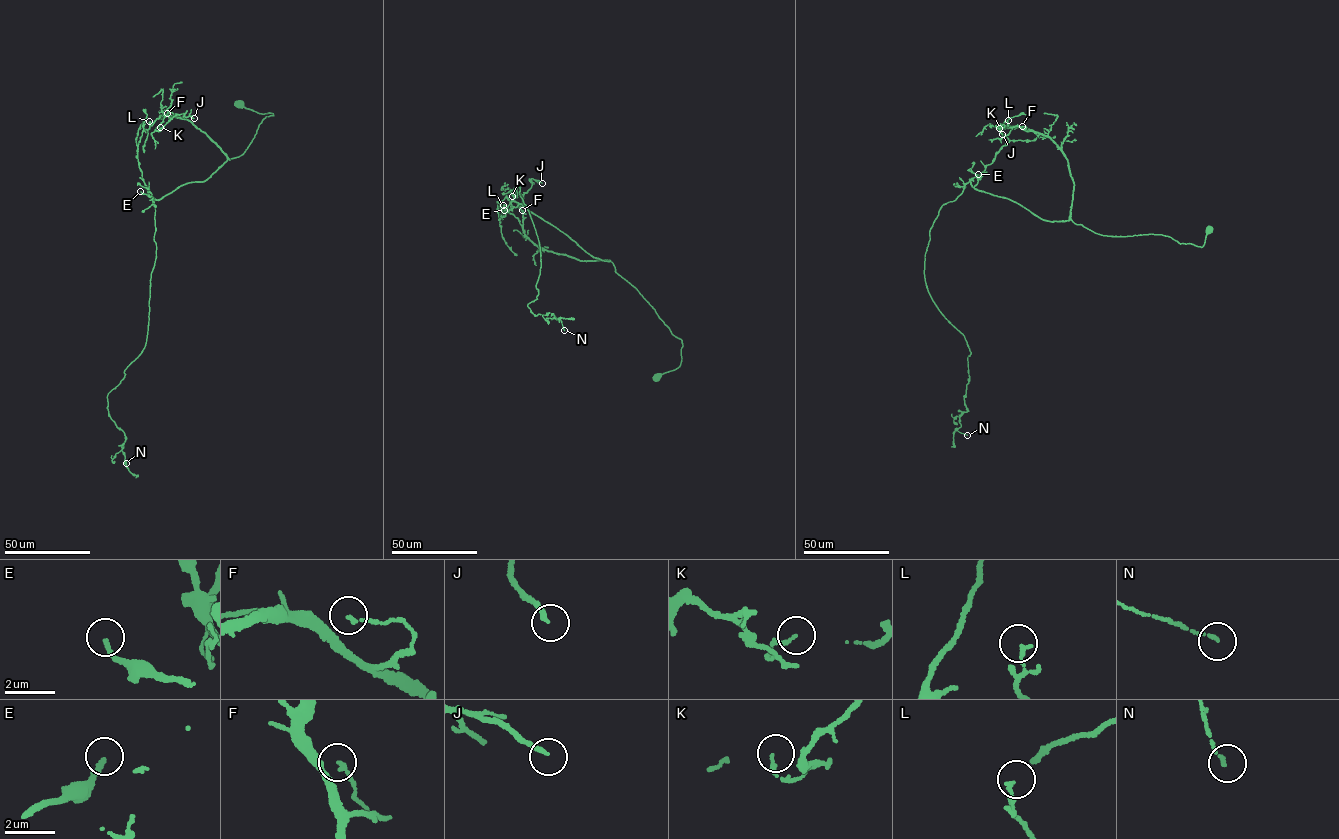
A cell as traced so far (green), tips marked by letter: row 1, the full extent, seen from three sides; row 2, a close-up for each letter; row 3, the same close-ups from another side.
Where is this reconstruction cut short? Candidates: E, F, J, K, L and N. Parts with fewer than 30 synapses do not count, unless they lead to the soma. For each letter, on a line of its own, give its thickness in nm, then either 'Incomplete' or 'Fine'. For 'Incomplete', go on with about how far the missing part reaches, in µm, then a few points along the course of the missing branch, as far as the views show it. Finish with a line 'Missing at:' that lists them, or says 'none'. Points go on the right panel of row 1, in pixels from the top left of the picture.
E: Thickness 190 nm. Incomplete. Missing length about 40 µm. Course of what is missing: (978, 174), (988, 168), (999, 147), (1000, 126)
F: Thickness 130 nm. Fine
J: Thickness 190 nm. Fine
K: Thickness 140 nm. Fine
L: Thickness 150 nm. Fine
N: Thickness 120 nm. Fine
Missing at: E

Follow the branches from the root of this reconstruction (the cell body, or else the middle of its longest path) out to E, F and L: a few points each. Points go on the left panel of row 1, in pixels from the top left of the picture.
E: (240, 103), (273, 115), (262, 120), (245, 152), (228, 158), (203, 181), (182, 185), (158, 200), (140, 191)
F: (240, 103), (273, 115), (262, 120), (245, 152), (230, 160), (191, 121), (164, 117), (167, 113)
L: (240, 103), (273, 115), (262, 120), (245, 152), (230, 160), (191, 121), (165, 114), (150, 125), (149, 121)

